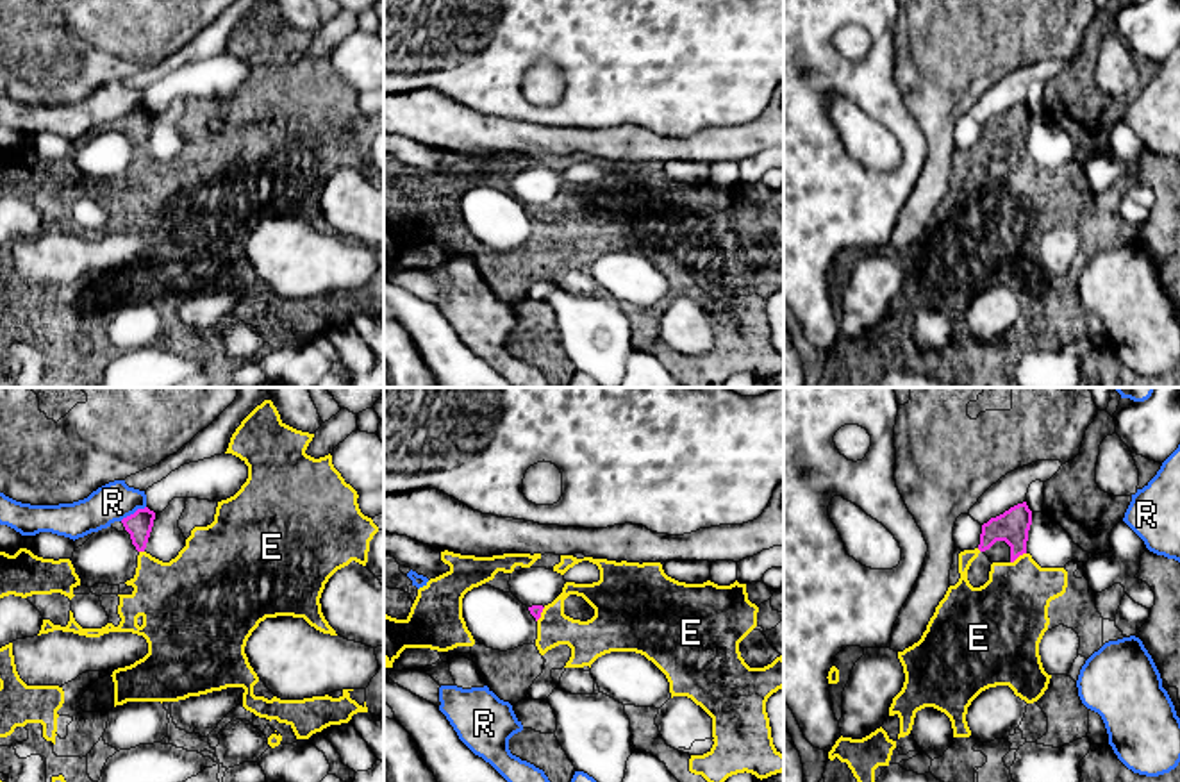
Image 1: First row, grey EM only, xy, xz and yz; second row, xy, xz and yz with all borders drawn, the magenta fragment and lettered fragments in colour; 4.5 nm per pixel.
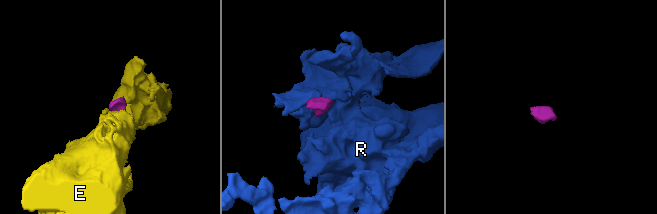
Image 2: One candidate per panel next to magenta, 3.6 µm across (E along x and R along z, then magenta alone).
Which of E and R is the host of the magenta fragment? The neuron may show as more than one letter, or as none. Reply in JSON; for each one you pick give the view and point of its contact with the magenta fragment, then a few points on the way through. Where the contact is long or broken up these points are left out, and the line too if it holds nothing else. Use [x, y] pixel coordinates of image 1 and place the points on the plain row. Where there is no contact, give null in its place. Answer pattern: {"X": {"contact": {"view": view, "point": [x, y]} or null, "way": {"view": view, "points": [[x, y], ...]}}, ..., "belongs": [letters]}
{"E": {"contact": {"view": "yz", "point": [1018, 156]}, "way": {"view": "yz", "points": [[1013, 125], [1018, 156], [1011, 209]]}}, "belongs": ["E"]}

